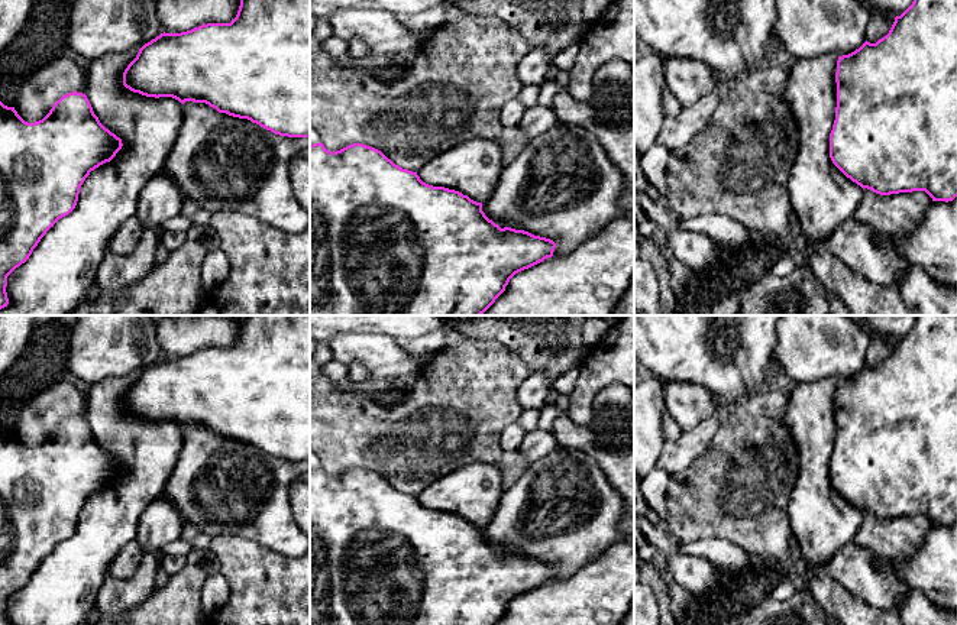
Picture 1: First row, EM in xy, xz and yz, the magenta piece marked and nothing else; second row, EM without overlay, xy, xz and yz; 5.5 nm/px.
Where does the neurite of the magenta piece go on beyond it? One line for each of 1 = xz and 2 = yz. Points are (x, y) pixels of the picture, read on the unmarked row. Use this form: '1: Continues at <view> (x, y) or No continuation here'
1: No continuation here
2: No continuation here

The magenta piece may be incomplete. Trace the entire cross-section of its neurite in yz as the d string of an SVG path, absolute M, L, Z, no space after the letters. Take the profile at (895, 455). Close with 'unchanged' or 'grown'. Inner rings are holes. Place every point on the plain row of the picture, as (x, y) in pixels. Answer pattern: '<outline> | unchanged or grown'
M918 315L886 360L838 380L835 407L830 482L847 502L880 519L925 515L945 527L957 521L957 315Z | unchanged

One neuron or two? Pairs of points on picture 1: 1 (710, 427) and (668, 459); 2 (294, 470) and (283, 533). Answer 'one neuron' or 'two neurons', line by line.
1: one neuron
2: one neuron

